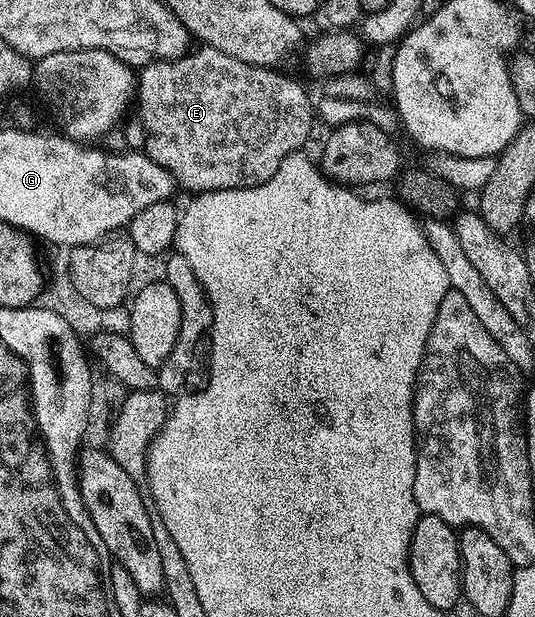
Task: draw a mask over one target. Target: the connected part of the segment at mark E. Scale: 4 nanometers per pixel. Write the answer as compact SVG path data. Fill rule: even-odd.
M197 46L189 50L187 54L181 55L179 59L159 59L157 63L149 63L138 75L138 86L134 92L135 102L140 102L140 112L138 118L144 123L145 145L143 154L148 155L155 163L162 165L171 173L173 180L186 187L190 193L202 191L221 191L222 189L242 189L243 187L257 187L274 173L278 173L278 165L288 155L295 155L301 150L300 147L308 139L308 134L312 131L312 117L314 121L314 103L308 100L308 95L304 92L304 87L300 83L295 83L292 79L287 79L284 75L279 75L279 70L270 67L259 67L250 65L246 61L238 61L238 57L230 57L230 53L222 53L213 47Z

